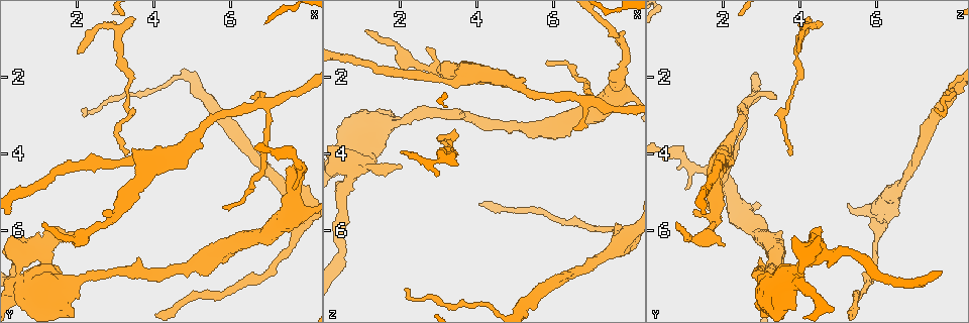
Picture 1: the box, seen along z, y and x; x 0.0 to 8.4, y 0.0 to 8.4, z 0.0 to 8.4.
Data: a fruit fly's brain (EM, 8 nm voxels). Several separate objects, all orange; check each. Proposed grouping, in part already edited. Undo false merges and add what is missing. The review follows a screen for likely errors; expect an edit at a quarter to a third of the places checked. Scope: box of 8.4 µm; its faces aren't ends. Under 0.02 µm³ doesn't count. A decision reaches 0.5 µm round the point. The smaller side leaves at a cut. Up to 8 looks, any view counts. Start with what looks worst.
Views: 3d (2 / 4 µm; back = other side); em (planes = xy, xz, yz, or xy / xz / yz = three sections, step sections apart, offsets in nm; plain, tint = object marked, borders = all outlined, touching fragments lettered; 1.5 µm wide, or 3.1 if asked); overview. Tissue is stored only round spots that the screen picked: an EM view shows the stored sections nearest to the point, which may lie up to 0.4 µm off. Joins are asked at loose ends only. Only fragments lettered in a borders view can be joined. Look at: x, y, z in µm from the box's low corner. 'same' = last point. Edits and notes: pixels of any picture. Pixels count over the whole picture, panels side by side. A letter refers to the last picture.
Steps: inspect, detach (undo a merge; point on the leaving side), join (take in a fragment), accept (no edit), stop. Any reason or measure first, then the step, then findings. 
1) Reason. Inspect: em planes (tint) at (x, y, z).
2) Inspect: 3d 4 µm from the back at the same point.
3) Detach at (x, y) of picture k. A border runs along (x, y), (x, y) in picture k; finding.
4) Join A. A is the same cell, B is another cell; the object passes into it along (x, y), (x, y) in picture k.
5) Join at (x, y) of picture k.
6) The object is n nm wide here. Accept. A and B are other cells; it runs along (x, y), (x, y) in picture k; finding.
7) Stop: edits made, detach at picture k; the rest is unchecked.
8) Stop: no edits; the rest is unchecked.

An open end. Inspect: em yz step 4 (borders) at (1.95, 1.40, 3.95).

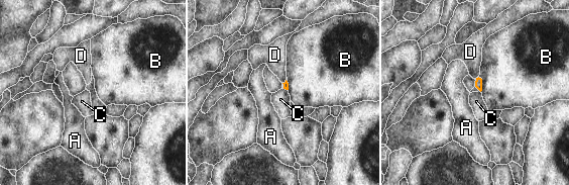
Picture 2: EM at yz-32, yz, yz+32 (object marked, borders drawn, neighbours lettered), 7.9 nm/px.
Inspect: em xy step 8 (borders) at the same point.

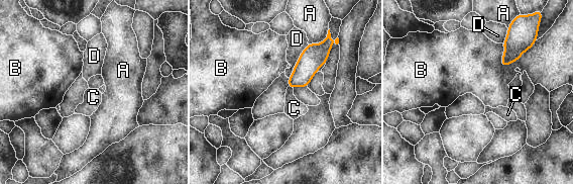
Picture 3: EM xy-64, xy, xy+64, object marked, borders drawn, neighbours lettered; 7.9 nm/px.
Join at (294, 108) of picture 3. C is the same cell, A, B and D are other cells; the object passes into it along (309, 62), (291, 87), (294, 108) in picture 3; it goes on there.

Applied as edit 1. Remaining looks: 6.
Tapers out. Inspect: em xz step 8 (borders) at (5.85, 5.30, 1.75).

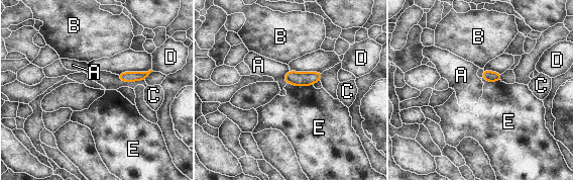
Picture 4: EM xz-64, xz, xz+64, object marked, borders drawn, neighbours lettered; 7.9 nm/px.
Another direction. Inspect: em planes (borders) at the same point.

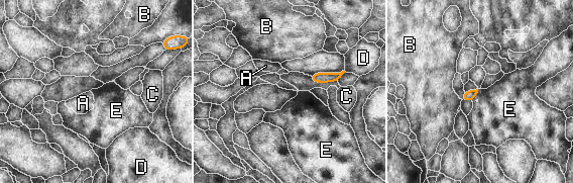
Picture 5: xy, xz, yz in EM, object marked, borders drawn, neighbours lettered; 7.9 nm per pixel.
The longest contact is with E, 120 nm. Accept. A, B, C, D and E are other cells; none of them fits.

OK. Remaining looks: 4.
Thick turns thin. Inspect: 3d 4 µm at (2.15, 7.20, 3.10).

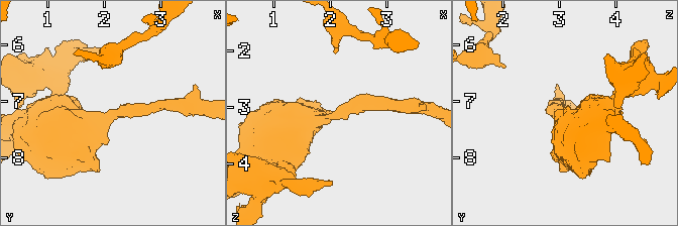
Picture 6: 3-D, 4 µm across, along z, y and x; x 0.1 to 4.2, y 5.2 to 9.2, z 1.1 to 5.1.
The arms are 260, 700 nm wide; need the tissue. Inspect: em xz step 8 (tint) at (2.10, 7.20, 3.10).

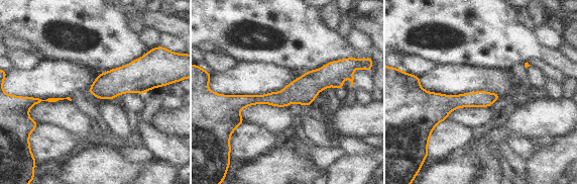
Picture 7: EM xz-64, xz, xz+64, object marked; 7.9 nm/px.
Inspect: em planes (borders) at the same point.

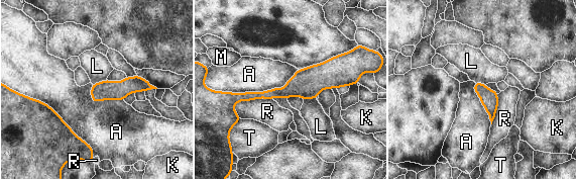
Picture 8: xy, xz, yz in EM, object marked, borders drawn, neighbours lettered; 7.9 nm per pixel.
Accept. A, K, L, M, R and T are other cells; a border runs along (106, 79), (92, 84) in picture 8; continuous, no second neuron.

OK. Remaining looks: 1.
Stop: edits made, join at picture 3; the rest is unchecked.

